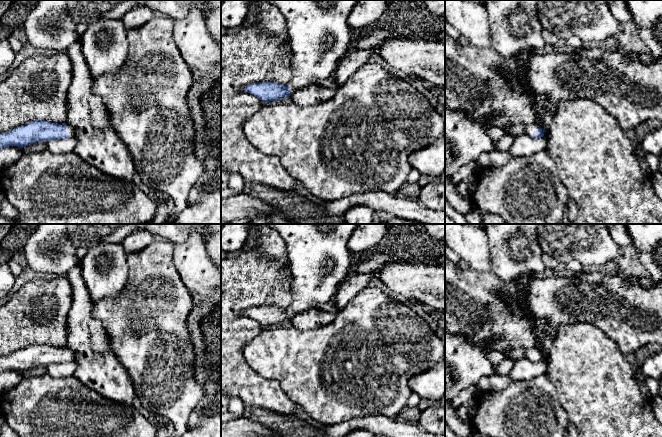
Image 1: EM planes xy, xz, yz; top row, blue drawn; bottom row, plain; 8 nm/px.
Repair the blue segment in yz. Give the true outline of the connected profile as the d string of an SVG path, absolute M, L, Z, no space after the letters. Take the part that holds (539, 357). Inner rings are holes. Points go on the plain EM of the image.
M536 347L526 350L525 357L533 362L540 362L544 360L544 354L537 350Z

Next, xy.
M36 344L25 350L0 358L0 373L8 370L26 371L34 366L48 366L74 360L74 352L68 347L56 348Z

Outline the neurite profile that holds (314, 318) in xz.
M311 308L294 315L290 321L296 330L307 331L328 325L335 317L336 313L326 312L320 308Z

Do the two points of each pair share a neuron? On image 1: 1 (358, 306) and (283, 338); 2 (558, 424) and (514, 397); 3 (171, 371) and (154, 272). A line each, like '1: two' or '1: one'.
1: one
2: one
3: one

